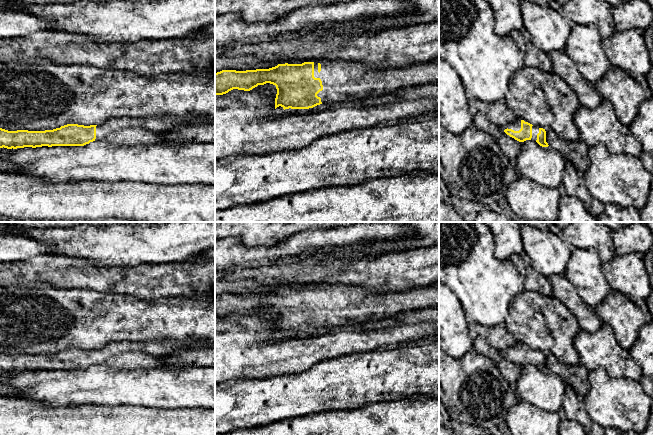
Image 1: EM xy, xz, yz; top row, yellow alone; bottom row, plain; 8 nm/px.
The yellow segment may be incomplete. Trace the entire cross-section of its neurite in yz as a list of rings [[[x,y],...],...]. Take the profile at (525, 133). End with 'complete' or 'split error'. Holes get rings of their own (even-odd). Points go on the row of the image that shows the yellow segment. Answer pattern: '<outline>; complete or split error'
[[[516,118],[511,124],[507,125],[504,132],[519,142],[532,140],[542,147],[549,146],[546,142],[545,129],[533,126],[519,118]]]; split error

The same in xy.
[[[165,115],[144,119],[113,118],[90,126],[67,124],[45,131],[8,131],[0,128],[0,148],[84,146],[95,140],[118,145],[166,143],[162,139],[163,133],[182,125],[203,122],[207,121],[192,115]]]; split error

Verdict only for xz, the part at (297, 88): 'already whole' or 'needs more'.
needs more

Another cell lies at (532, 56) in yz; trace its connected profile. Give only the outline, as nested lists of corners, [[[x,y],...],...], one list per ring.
[[[522,28],[513,30],[509,36],[514,40],[523,54],[523,61],[526,66],[538,68],[544,72],[552,72],[552,62],[548,53],[536,48],[531,40],[529,32]]]

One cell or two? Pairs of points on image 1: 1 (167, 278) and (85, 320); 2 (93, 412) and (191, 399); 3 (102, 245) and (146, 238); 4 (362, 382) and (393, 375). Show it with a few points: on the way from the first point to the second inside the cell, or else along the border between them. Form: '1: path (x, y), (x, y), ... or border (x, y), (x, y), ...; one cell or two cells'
1: border (110, 292), (133, 295), (142, 299), (156, 299); two cells
2: border (117, 406), (145, 405), (162, 407), (164, 409); two cells
3: path (113, 245), (135, 244); one cell
4: path (370, 378), (385, 375); one cell

